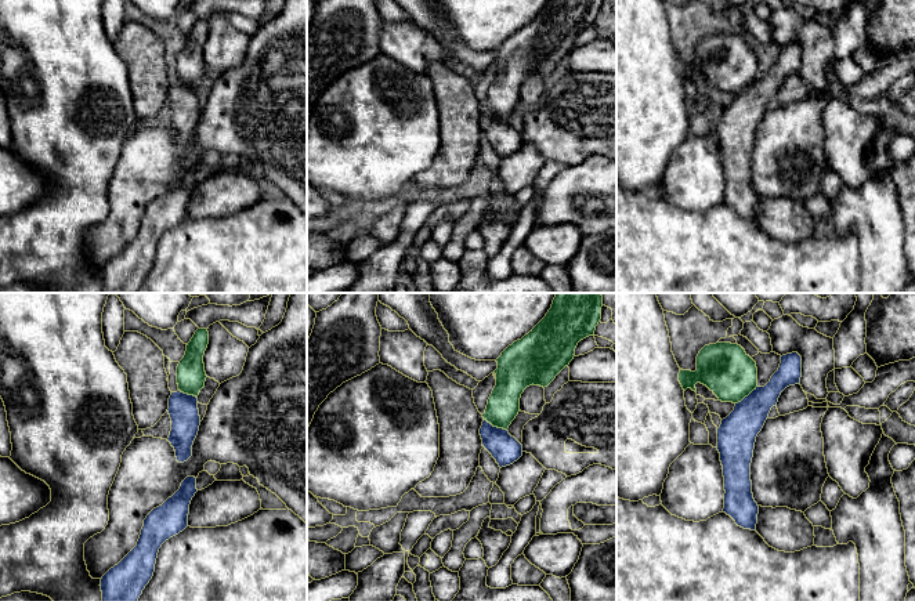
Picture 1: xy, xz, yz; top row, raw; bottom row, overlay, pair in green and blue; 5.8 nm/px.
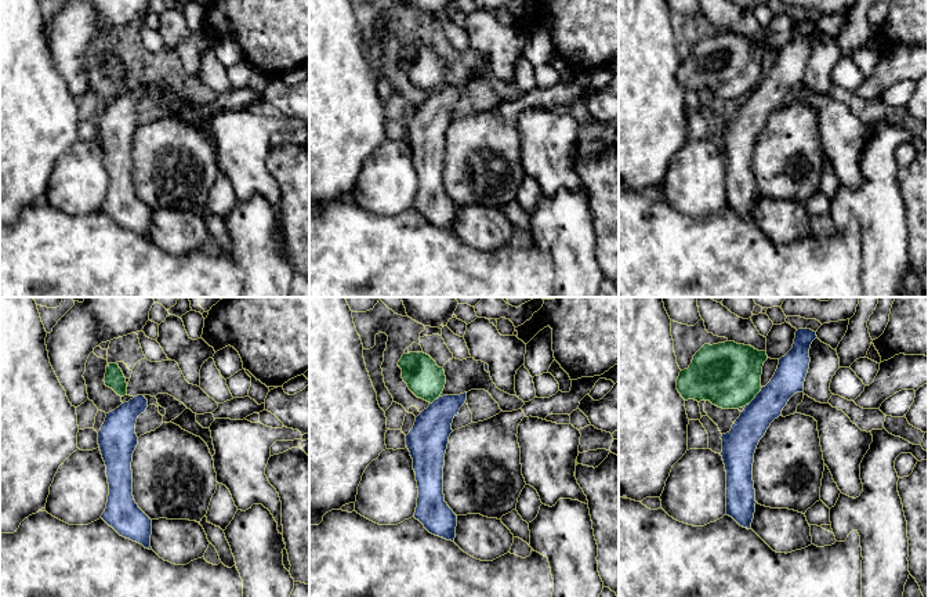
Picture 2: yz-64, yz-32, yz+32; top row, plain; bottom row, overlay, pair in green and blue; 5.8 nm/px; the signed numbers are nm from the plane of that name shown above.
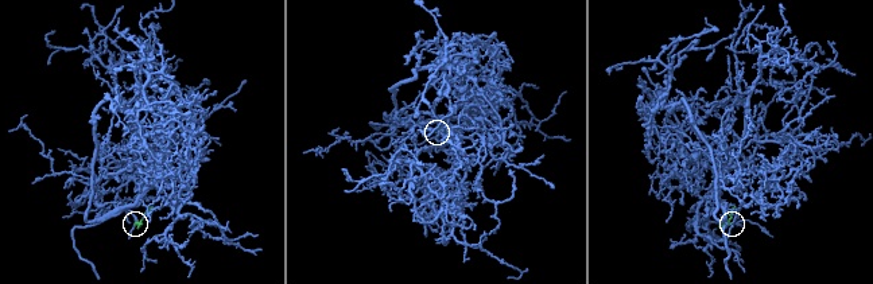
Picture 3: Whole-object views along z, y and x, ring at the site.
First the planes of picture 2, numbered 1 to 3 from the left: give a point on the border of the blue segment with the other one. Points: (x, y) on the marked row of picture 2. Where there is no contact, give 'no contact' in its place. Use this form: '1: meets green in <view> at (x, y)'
1: no contact
2: meets green in yz-32 at (434, 400)
3: meets green in yz+32 at (754, 397)

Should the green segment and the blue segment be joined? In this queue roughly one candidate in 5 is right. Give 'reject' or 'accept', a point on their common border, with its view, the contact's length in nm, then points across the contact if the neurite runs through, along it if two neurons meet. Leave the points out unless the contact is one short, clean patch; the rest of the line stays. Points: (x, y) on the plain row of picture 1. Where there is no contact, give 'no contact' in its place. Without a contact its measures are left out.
reject; contact xz (495, 116); length 150 nm; border xz (484, 109), (506, 120)

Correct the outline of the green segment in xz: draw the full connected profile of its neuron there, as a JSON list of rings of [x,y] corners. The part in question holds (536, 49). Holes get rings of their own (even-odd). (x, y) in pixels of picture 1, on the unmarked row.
[[[549,0],[546,7],[521,30],[509,36],[496,50],[496,76],[488,90],[484,111],[507,120],[520,102],[520,88],[529,76],[547,77],[574,50],[578,33],[594,26],[601,0]]]

